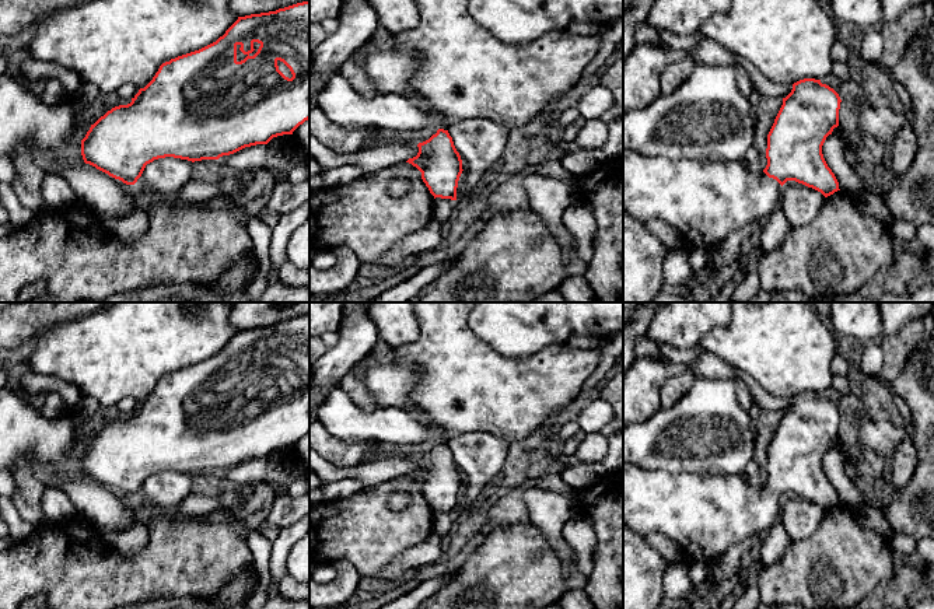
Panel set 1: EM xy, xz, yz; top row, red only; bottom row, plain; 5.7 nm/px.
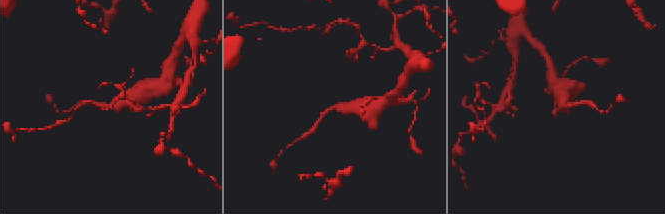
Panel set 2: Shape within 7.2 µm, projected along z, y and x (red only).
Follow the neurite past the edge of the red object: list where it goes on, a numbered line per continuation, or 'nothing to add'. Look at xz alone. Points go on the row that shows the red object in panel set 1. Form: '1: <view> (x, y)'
1: xz (465, 72)

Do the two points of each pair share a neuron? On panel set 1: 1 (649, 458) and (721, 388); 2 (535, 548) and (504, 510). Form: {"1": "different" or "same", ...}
{"1": "same", "2": "different"}

